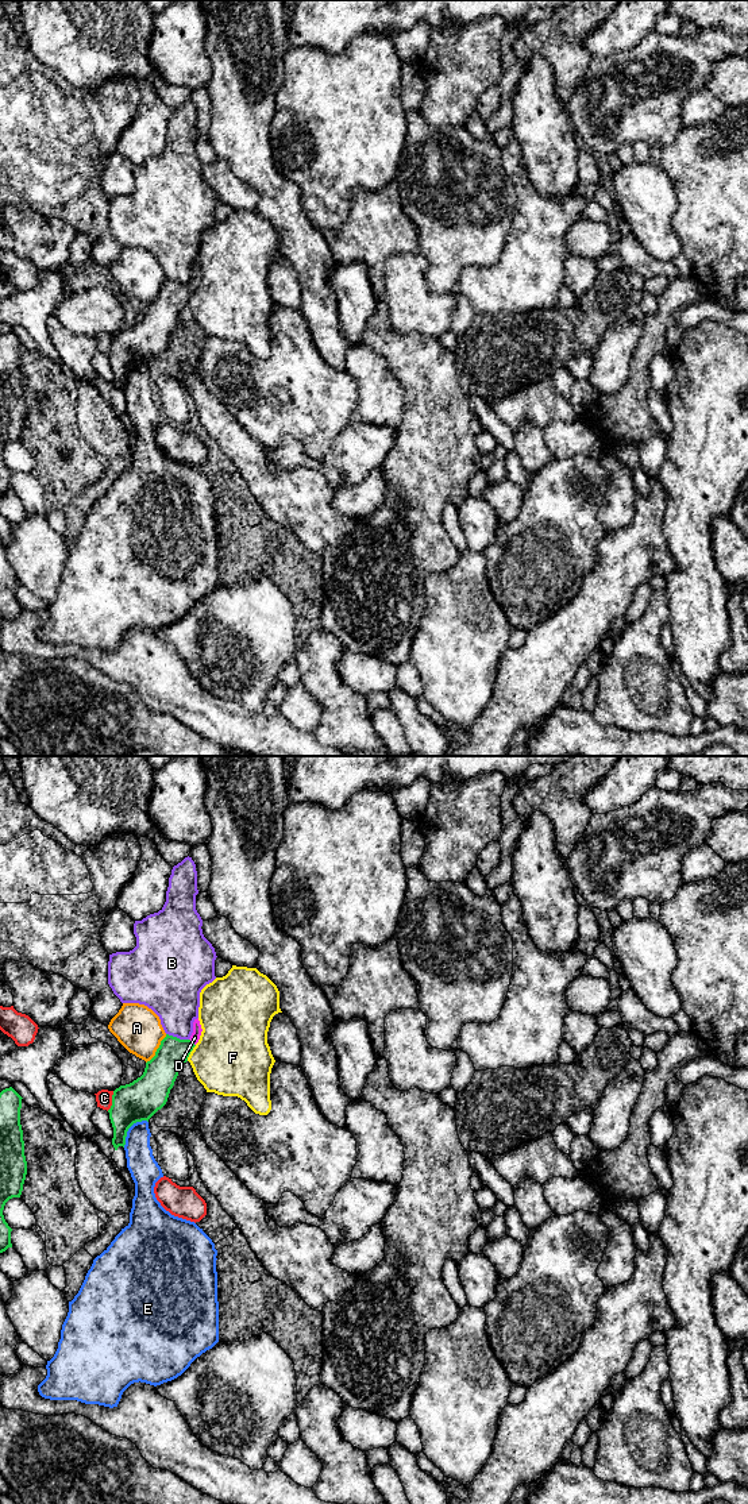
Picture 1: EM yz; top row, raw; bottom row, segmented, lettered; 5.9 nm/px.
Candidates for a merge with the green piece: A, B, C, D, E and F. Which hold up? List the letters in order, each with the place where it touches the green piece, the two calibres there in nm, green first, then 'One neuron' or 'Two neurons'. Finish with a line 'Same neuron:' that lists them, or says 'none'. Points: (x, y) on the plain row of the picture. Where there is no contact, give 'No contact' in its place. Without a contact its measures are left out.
A: Touches green at yz (157, 293). Thickness 220 nm (green) against 280 nm. Two neurons
B: Touches green at yz (176, 281). Thickness 190 nm (green) against 300 nm. Two neurons
C: Touches green at yz (112, 344). Thickness 240 nm (green) against 100 nm. Two neurons
D: Touches green at yz (192, 286). Thickness 190 nm (green) against 60 nm. One neuron
E: Touches green at yz (128, 371). Thickness 240 nm (green) against 170 nm. Two neurons
F: Touches green at yz (189, 297). Thickness 190 nm (green) against 440 nm. Two neurons
Same neuron: D

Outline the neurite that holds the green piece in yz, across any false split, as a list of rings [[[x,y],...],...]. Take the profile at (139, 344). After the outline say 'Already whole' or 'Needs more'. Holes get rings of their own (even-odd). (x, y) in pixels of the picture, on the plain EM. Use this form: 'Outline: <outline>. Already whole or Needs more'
Outline: [[[197,262],[189,284],[166,278],[155,300],[146,306],[143,319],[113,335],[108,356],[113,371],[112,389],[115,394],[119,390],[124,392],[127,375],[134,367],[149,366],[166,348],[178,316],[198,286],[201,275]]]. Needs more

